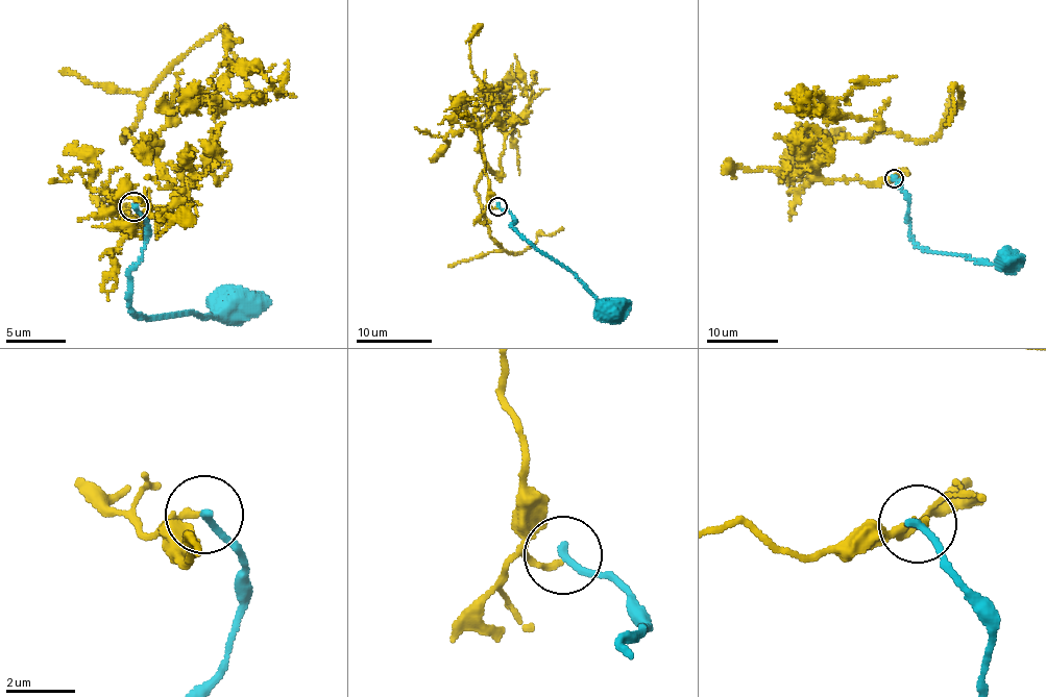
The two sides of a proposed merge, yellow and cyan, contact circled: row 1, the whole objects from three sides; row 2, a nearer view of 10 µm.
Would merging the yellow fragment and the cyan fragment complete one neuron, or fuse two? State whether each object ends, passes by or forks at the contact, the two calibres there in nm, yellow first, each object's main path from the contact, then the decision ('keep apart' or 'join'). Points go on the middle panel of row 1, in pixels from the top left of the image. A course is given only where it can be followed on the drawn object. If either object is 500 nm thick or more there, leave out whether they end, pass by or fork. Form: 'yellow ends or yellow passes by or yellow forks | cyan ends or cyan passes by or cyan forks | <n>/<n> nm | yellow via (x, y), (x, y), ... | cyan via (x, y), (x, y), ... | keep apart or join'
yellow ends | cyan ends | 160/240 nm | yellow via (497, 206), (482, 137), (493, 118), (481, 132), (476, 195), (488, 233), (514, 253), (562, 227) | cyan via (497, 206), (512, 215), (516, 222), (511, 227), (570, 272), (608, 316), (611, 314) | keep apart

